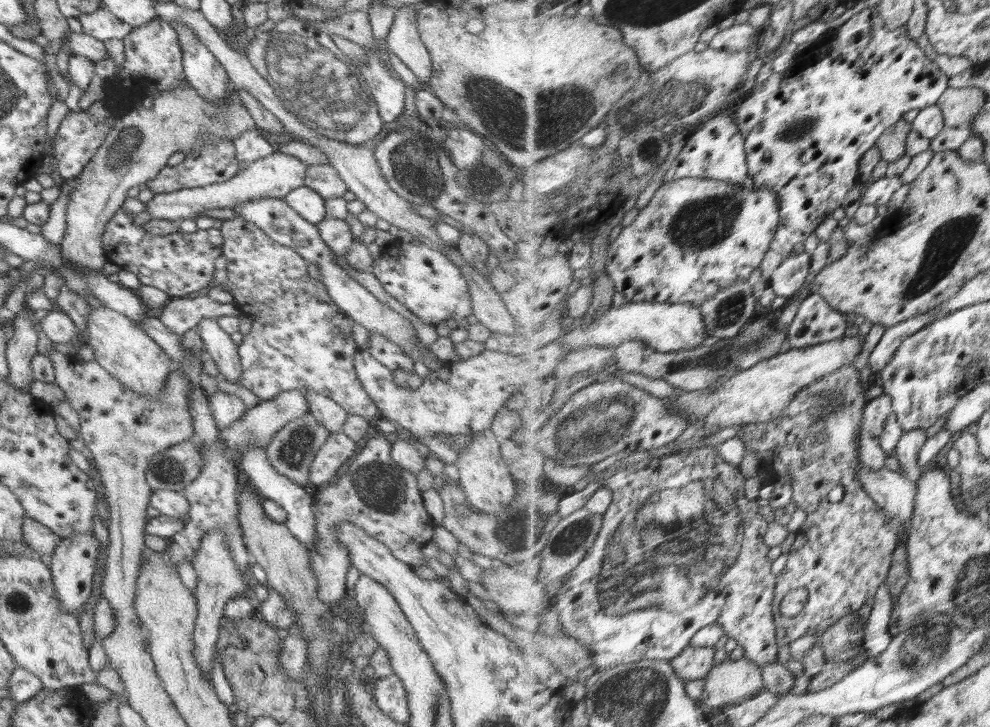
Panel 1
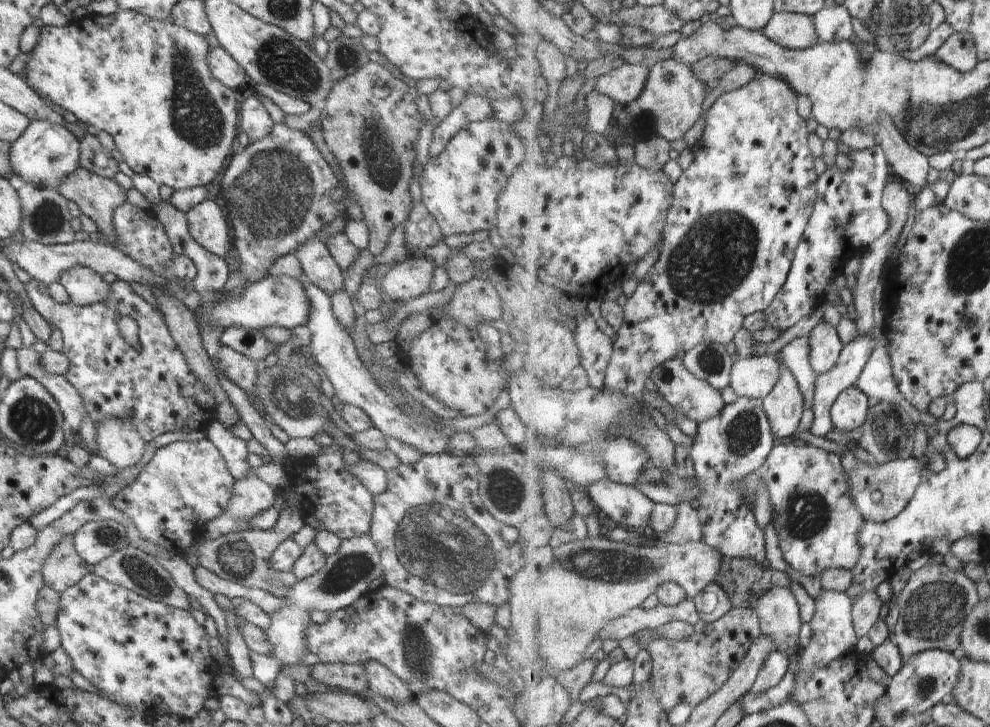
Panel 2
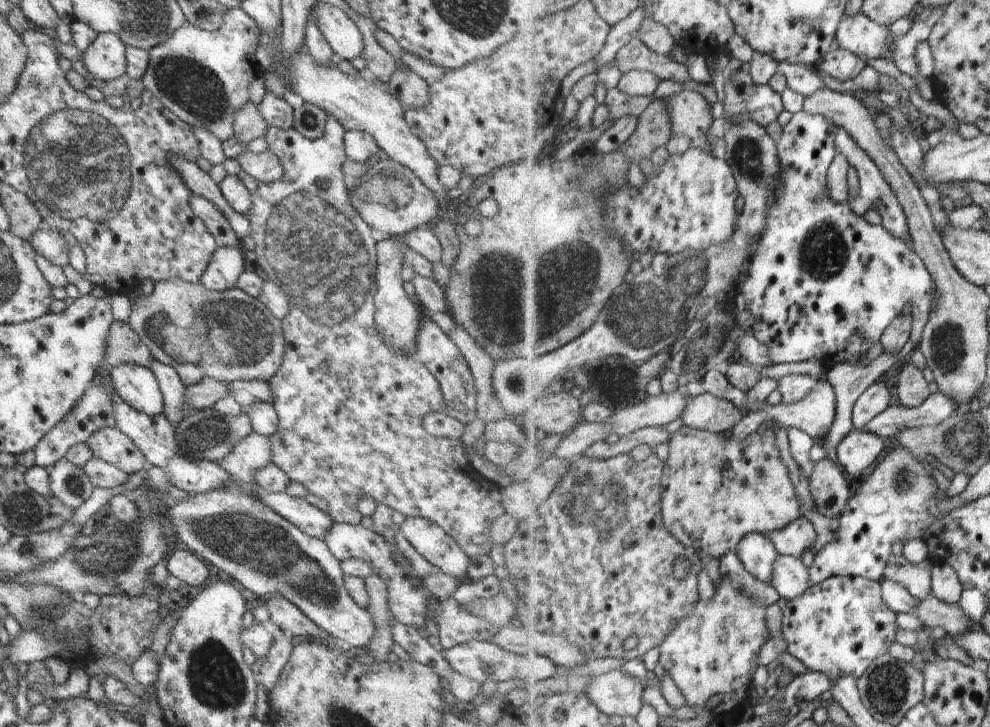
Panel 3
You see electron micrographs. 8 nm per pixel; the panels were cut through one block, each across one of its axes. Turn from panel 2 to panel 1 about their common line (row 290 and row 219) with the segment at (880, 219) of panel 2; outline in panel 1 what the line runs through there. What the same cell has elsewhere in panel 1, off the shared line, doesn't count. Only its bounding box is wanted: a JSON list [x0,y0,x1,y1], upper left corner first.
[736,3,951,279]

